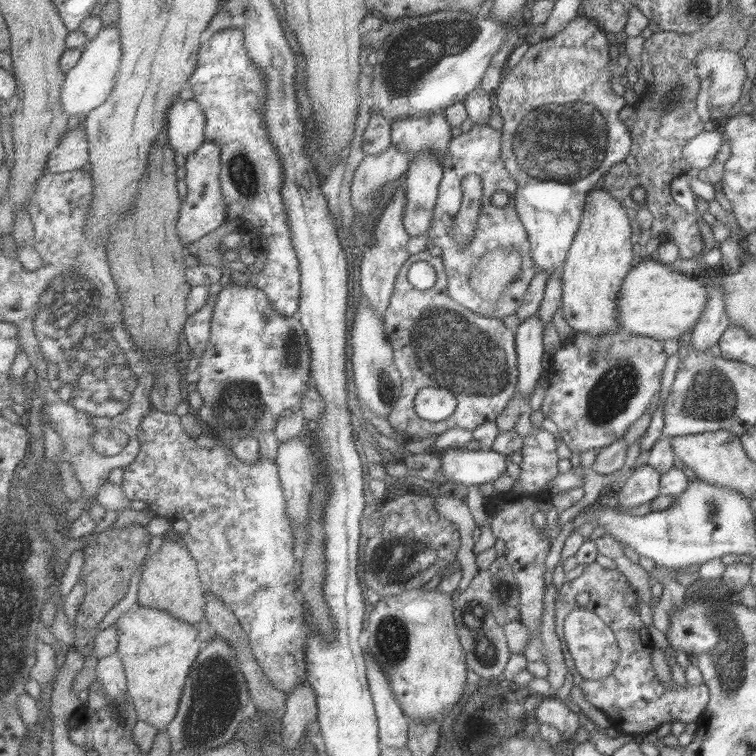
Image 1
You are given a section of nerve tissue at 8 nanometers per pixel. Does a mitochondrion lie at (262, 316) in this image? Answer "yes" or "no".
no

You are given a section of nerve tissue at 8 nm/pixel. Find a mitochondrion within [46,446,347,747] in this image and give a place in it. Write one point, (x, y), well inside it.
(213, 702)

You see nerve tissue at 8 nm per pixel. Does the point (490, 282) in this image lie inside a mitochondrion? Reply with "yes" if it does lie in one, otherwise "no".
yes

